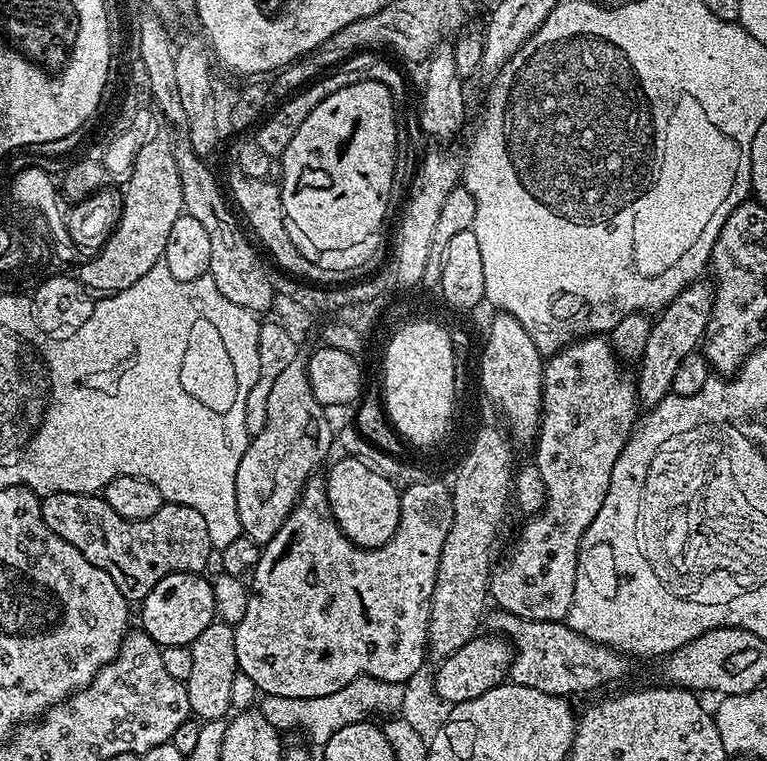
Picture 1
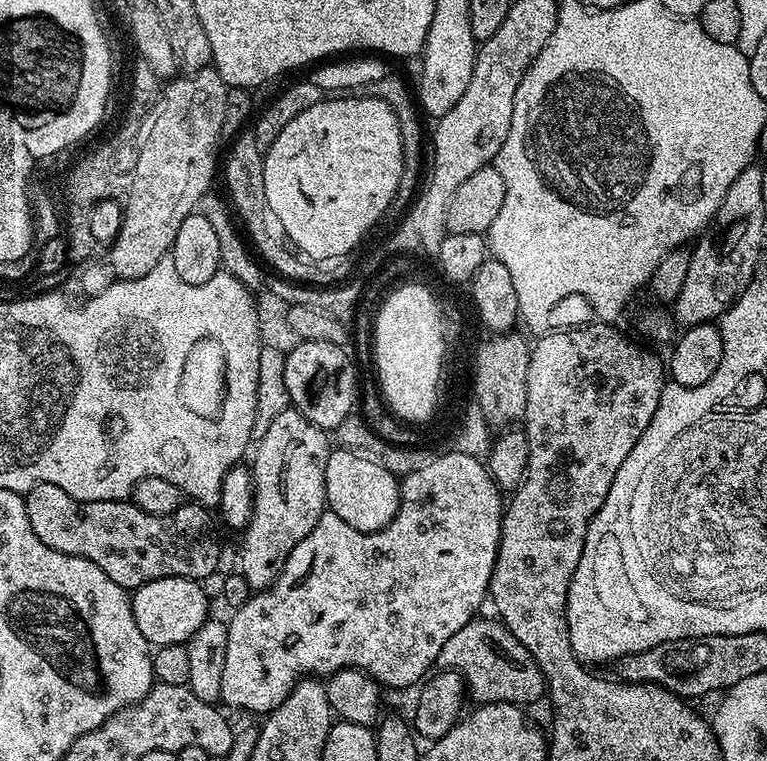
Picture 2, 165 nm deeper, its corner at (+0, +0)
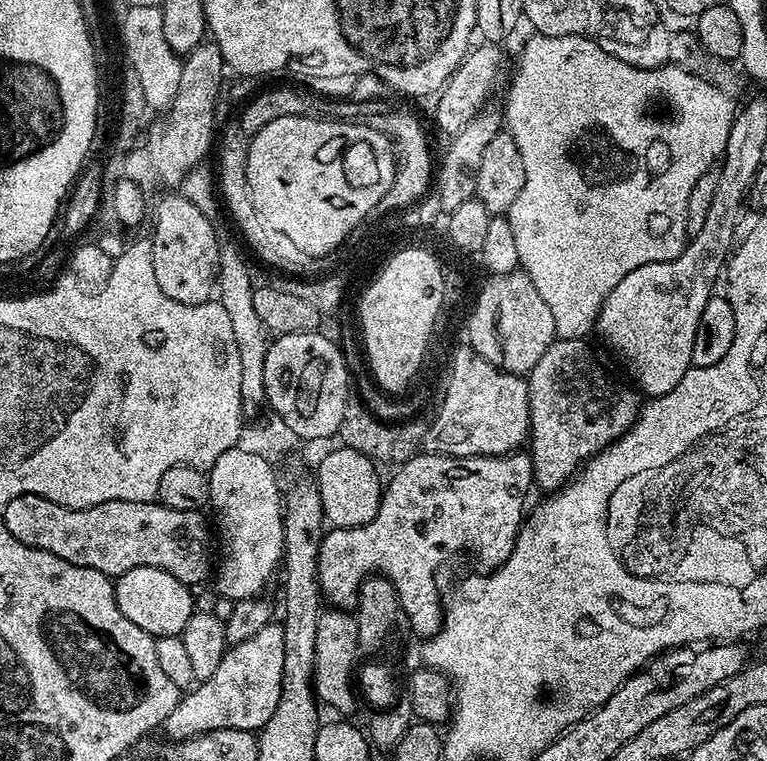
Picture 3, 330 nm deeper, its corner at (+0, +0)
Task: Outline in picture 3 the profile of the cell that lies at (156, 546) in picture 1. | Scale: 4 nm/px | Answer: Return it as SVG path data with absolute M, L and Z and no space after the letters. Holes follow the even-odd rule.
M22 494L6 501L2 505L2 512L2 522L6 530L10 530L10 534L14 534L18 542L46 550L74 566L98 570L109 578L126 574L126 570L134 570L138 566L154 566L174 574L178 582L195 586L203 585L214 572L214 532L210 527L209 517L203 511L174 510L159 502L147 504L117 500L102 502L89 508L67 508L38 494Z

